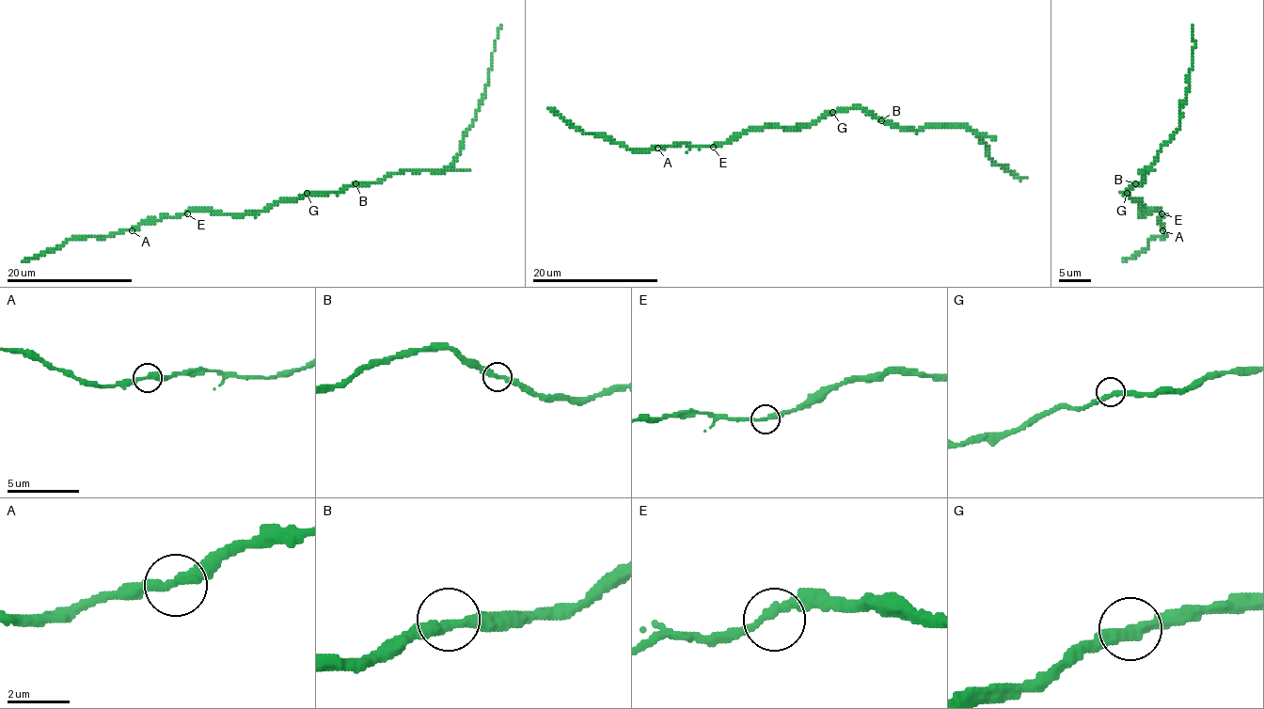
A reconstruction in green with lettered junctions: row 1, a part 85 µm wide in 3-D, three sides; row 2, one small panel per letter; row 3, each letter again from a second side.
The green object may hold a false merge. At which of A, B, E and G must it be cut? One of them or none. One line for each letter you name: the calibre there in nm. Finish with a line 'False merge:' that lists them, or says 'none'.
False merge: none

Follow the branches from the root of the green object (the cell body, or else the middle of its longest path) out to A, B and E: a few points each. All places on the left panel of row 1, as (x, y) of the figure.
A: (308, 195), (281, 199), (262, 211), (242, 215), (190, 211), (139, 223), (132, 230)
B: (308, 195), (339, 193), (355, 183)
E: (308, 195), (295, 199), (281, 199), (262, 211), (251, 211), (242, 215), (199, 211), (187, 213)

